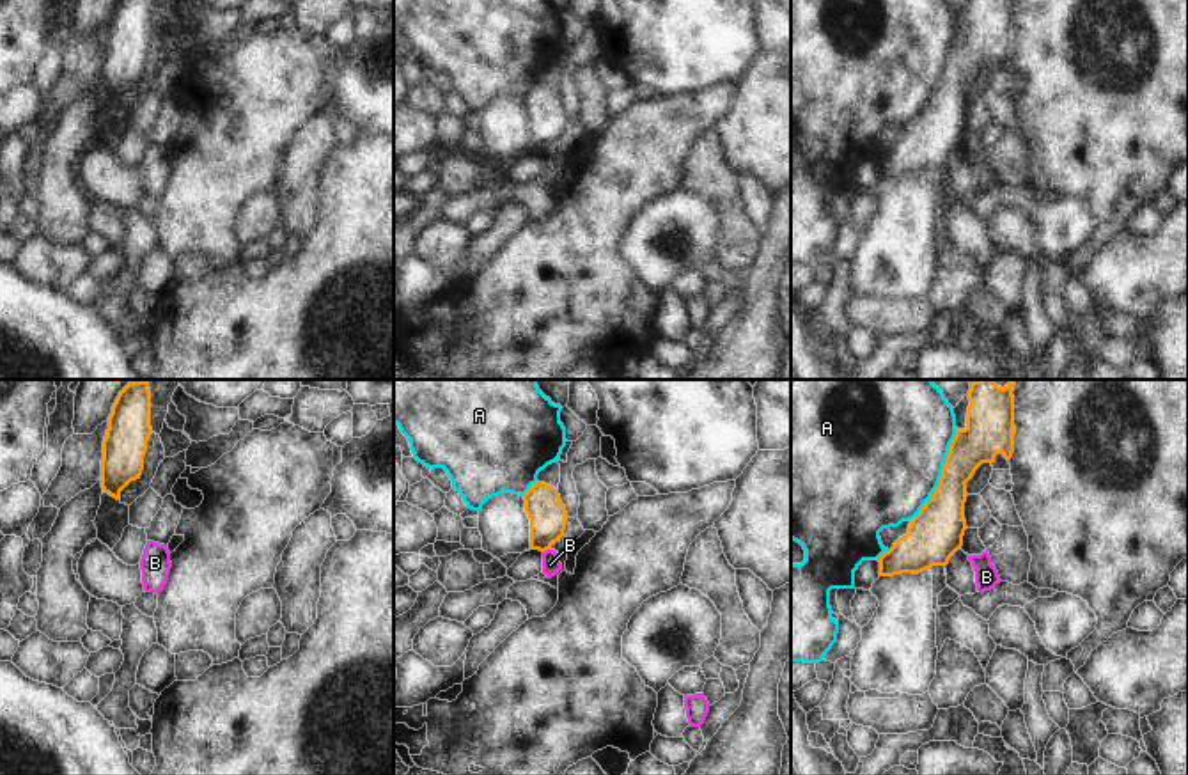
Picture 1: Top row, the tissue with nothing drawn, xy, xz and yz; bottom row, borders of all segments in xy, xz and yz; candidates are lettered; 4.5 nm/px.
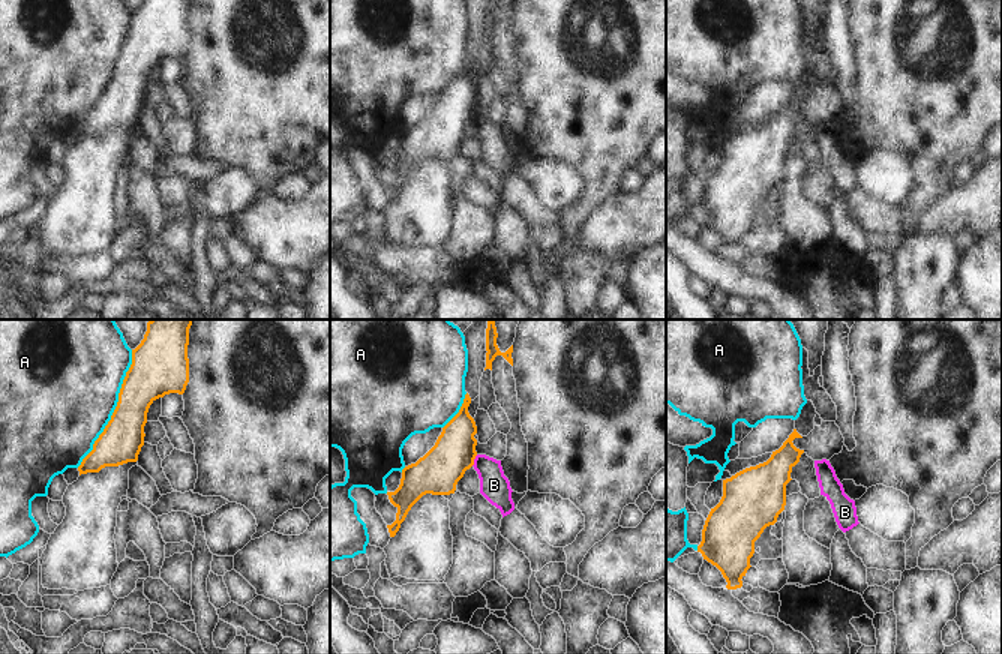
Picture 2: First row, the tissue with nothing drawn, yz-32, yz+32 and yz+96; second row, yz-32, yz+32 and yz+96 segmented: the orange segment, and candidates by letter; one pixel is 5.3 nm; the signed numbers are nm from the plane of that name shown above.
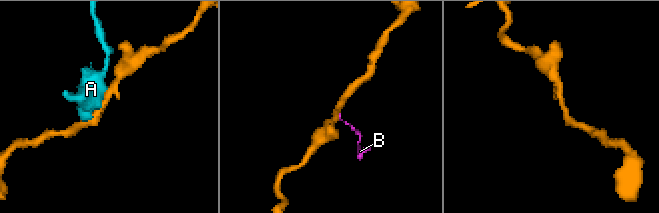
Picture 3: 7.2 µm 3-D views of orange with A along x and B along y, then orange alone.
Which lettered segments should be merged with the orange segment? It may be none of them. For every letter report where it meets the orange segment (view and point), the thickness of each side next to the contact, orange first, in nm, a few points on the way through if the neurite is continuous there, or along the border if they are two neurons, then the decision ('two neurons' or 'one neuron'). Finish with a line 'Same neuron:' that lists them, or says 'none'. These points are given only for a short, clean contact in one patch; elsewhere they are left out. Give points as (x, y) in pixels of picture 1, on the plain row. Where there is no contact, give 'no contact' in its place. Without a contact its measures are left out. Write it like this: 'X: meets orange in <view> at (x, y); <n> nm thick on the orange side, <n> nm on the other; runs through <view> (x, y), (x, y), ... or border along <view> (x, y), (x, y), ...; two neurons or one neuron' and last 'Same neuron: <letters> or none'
A: meets orange in yz at (942, 78); 240 nm thick on the orange side, 480 nm on the other; two neurons
B: meets orange in xz at (547, 151); 170 nm thick on the orange side, 80 nm on the other; border along xz (550, 151), (543, 155); two neurons
Same neuron: none

